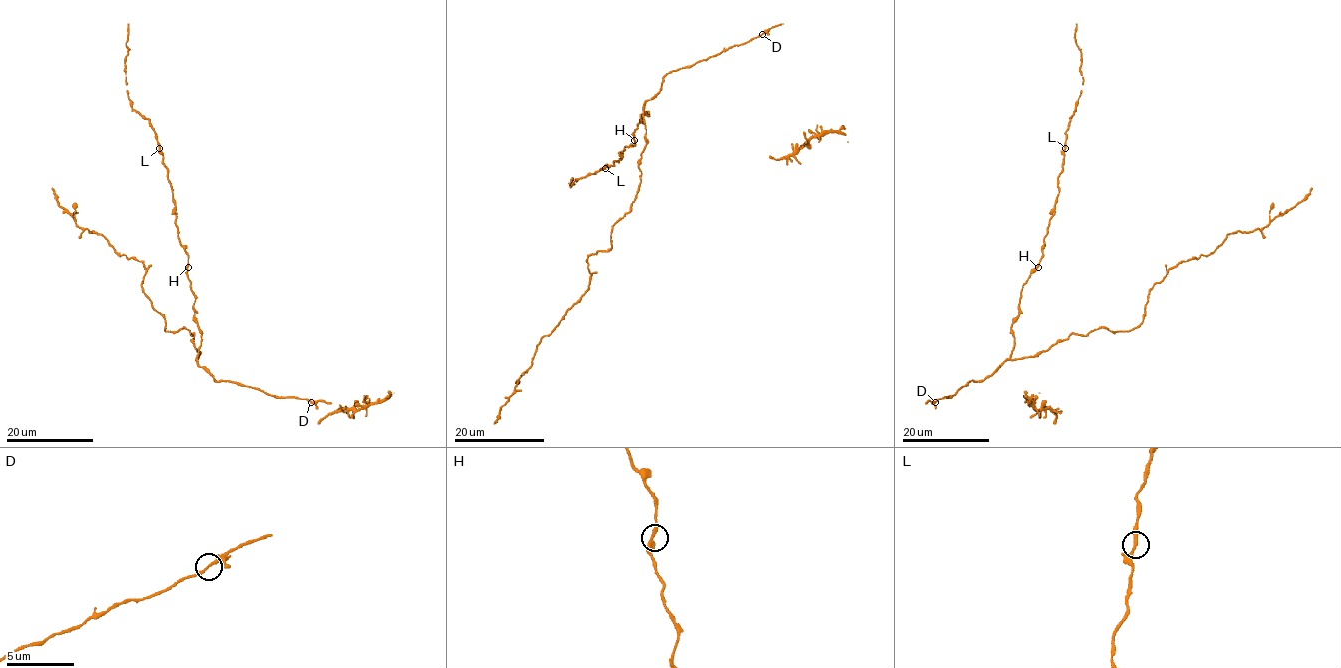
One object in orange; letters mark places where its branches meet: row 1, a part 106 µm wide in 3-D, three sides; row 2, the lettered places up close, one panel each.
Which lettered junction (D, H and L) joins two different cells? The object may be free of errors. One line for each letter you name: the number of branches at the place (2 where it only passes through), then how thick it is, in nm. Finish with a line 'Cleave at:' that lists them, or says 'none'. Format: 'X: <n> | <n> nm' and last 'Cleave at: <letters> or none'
Cleave at: none

